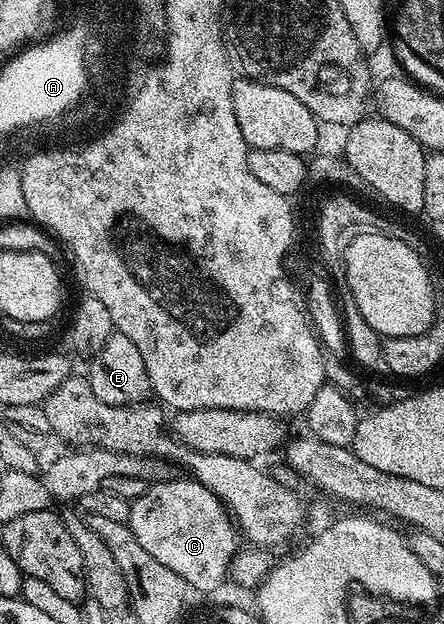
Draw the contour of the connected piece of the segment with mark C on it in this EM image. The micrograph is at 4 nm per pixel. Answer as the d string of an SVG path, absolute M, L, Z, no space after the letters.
M190 476L148 485L140 498L131 502L129 523L137 544L177 572L196 592L206 592L228 581L231 561L241 549L241 535L221 499L205 484Z

